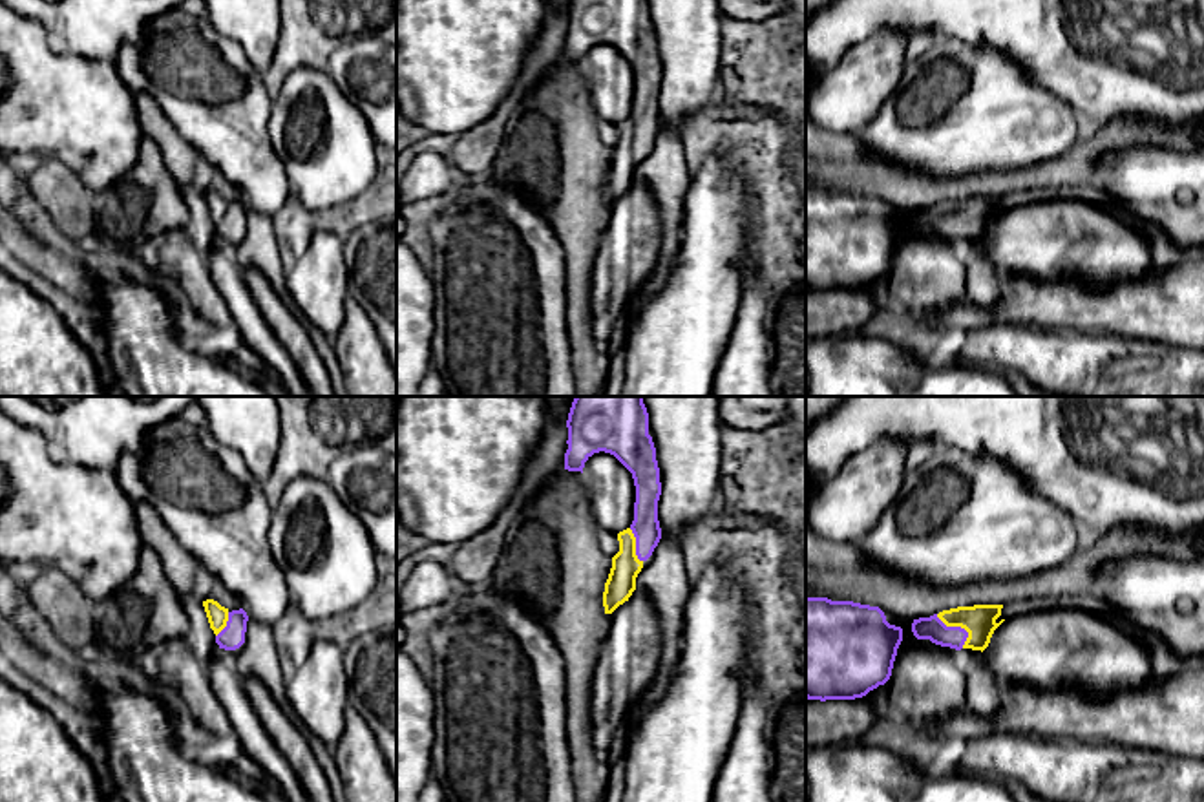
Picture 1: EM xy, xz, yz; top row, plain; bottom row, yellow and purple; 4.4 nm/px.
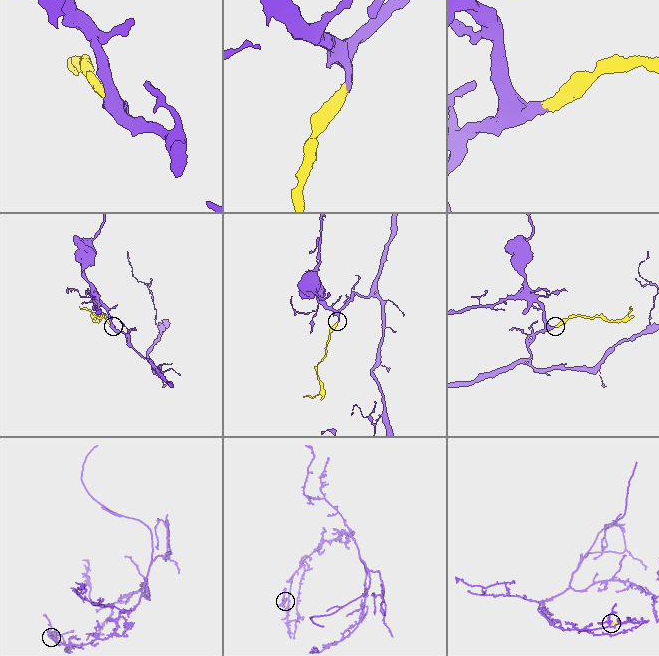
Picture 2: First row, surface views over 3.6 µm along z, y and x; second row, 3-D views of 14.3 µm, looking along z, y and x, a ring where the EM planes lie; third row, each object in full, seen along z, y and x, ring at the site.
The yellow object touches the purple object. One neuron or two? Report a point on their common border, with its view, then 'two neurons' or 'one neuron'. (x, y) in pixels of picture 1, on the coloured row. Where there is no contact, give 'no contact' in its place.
yz (960, 625) | one neuron

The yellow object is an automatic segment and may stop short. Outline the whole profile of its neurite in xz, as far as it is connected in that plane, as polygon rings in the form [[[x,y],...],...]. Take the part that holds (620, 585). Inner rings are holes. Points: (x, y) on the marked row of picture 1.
[[[576,396],[566,427],[565,470],[583,473],[585,462],[605,451],[632,473],[636,486],[634,521],[618,533],[619,552],[603,592],[605,614],[612,614],[636,590],[636,577],[661,539],[661,482],[649,413],[643,396]]]

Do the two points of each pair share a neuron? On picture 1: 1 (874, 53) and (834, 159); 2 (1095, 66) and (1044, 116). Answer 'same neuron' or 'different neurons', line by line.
1: different neurons
2: different neurons

